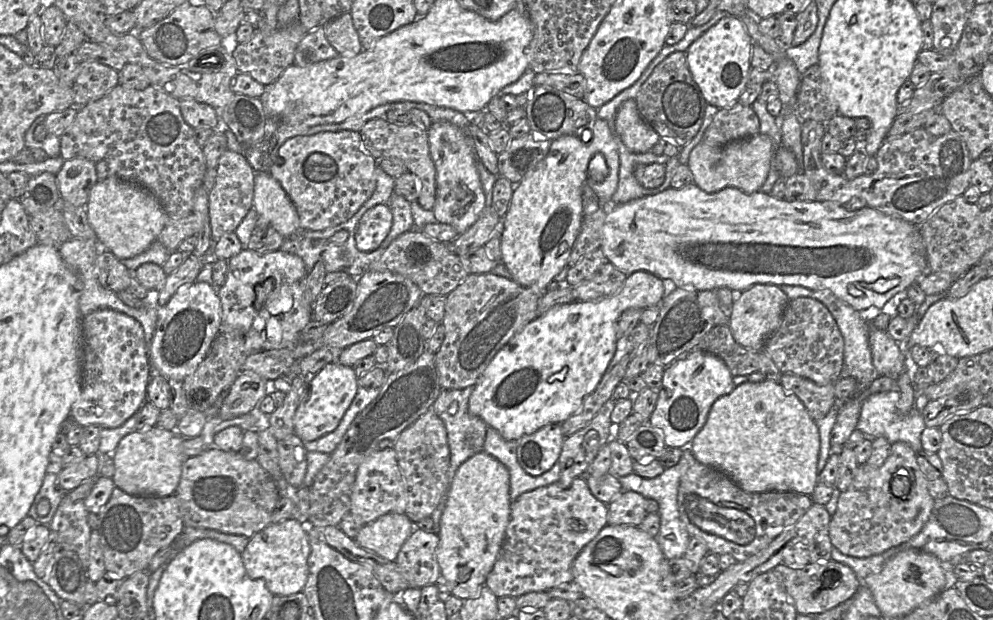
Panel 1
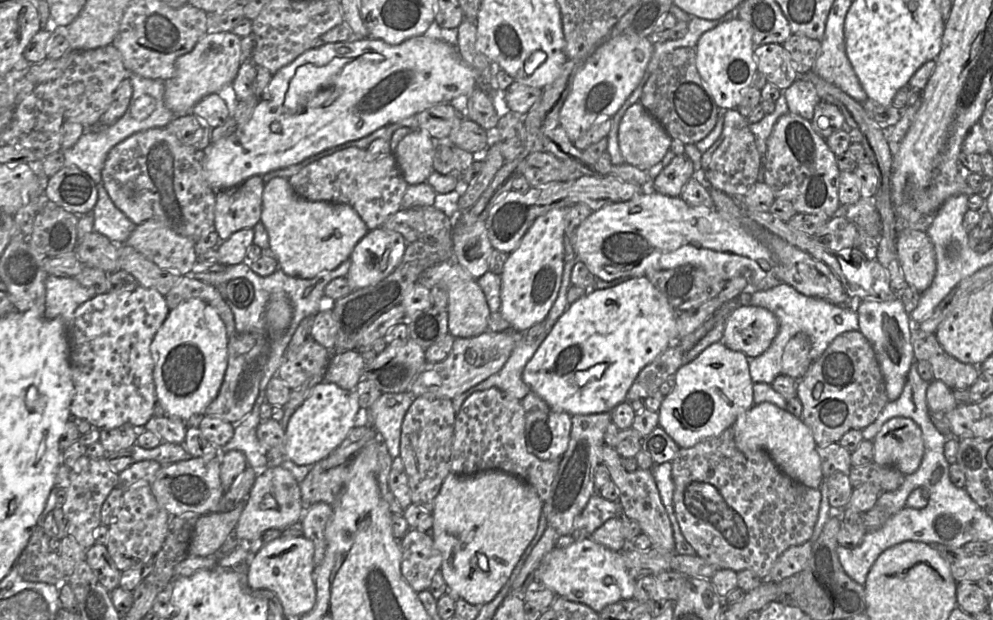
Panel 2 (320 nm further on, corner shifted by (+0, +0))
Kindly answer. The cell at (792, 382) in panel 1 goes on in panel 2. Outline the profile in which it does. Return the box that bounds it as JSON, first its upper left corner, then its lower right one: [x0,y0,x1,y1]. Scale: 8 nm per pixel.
[797,330,889,447]

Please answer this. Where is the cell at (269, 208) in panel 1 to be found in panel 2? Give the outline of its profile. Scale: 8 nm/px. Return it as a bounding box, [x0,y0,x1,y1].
[260,177,369,279]

